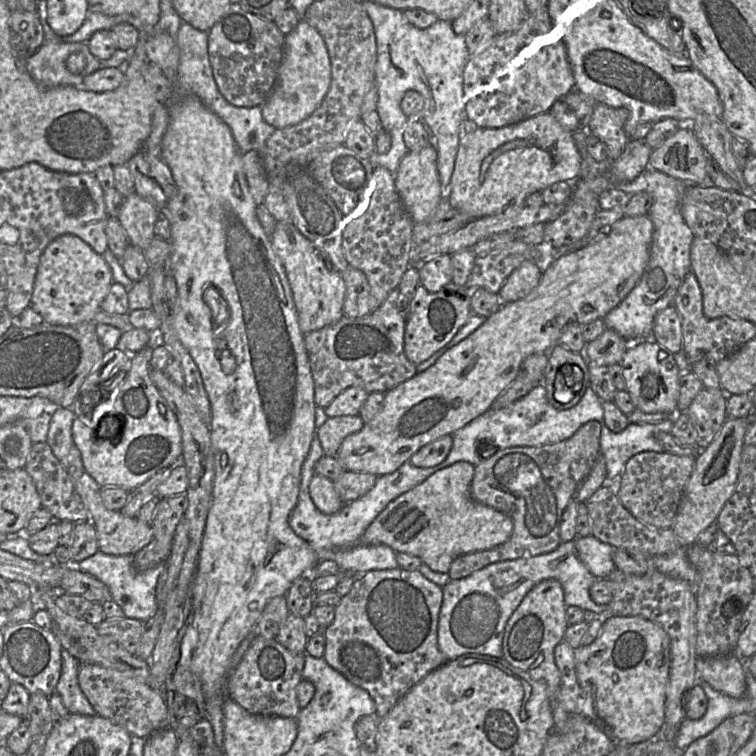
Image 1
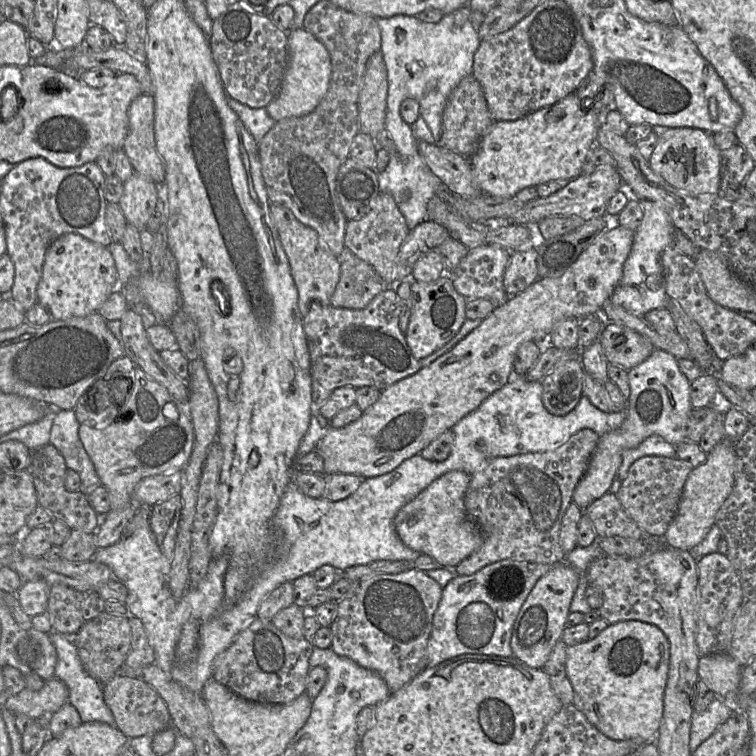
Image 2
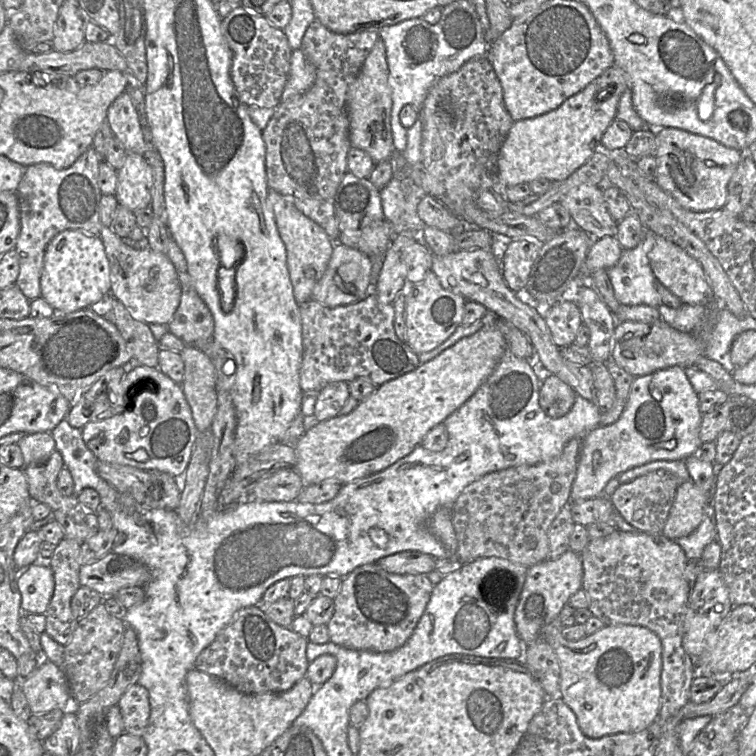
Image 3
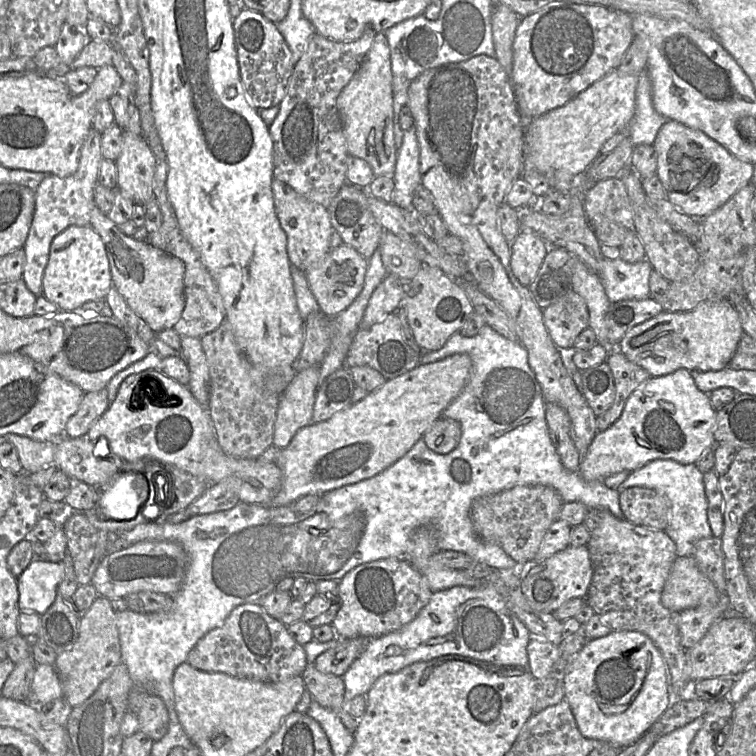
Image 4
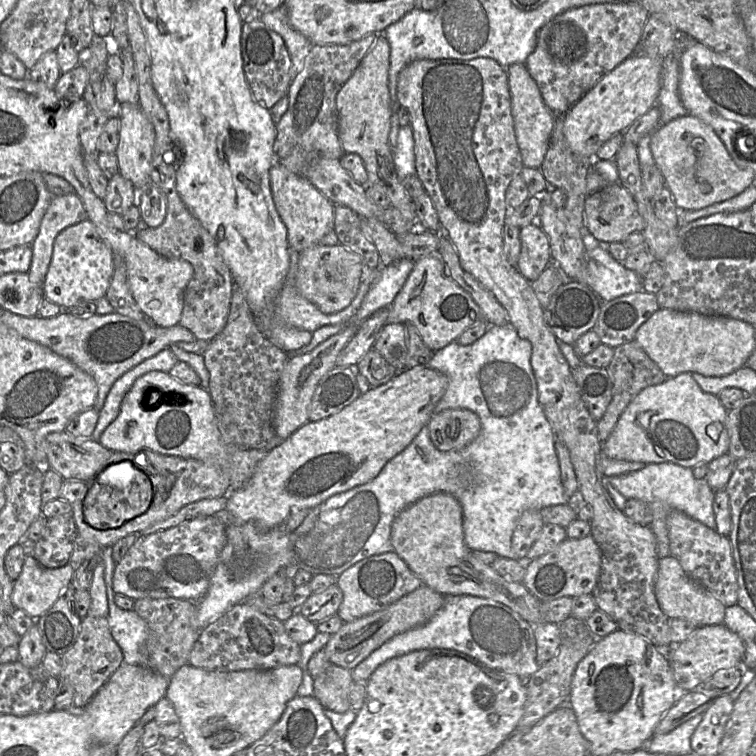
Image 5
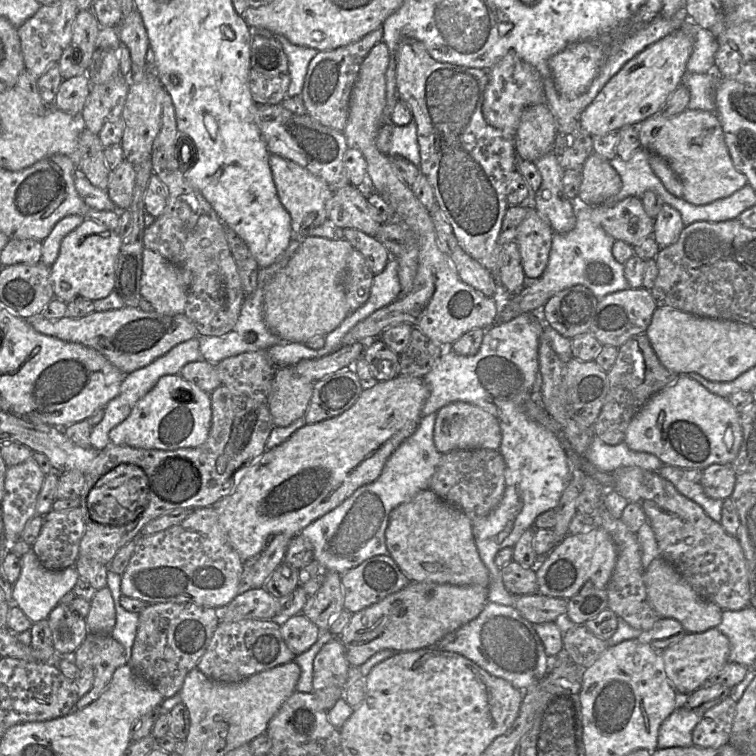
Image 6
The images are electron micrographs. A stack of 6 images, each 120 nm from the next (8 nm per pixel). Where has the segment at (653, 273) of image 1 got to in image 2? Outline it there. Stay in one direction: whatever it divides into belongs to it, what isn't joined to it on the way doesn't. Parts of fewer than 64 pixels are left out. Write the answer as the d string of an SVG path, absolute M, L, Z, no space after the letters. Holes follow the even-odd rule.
M650 200L639 201L643 208L643 218L635 231L632 248L623 266L622 278L611 296L611 301L627 312L643 317L651 310L664 308L670 299L666 294L660 259L662 252L668 246L673 246L674 233L677 229L659 204Z

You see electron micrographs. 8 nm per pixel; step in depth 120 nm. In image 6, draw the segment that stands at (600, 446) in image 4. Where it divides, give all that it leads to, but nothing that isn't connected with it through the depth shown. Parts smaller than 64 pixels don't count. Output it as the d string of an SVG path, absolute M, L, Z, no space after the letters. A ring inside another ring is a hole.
M687 375L679 376L674 383L647 401L631 420L624 439L624 443L633 451L654 454L664 465L690 469L705 469L711 464L732 463L739 453L742 442L740 413L727 398L710 392Z

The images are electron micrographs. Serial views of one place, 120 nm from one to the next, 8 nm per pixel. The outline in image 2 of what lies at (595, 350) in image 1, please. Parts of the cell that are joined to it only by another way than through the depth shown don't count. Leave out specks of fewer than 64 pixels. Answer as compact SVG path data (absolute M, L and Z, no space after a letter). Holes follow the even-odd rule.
M605 323L600 343L610 365L626 371L642 363L656 349L644 336L614 323Z

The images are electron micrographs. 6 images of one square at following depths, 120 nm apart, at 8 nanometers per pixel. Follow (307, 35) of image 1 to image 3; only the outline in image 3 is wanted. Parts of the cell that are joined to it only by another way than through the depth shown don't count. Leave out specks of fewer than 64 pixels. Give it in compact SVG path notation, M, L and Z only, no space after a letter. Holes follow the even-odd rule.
M292 50L289 74L281 95L281 102L309 90L315 78L315 68L307 61L302 50Z

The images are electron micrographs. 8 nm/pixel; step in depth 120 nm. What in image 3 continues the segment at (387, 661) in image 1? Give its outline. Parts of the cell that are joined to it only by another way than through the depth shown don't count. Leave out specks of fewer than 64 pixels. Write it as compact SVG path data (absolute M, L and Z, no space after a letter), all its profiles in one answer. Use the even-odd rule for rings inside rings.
M376 562L369 563L357 567L342 579L342 585L338 595L334 598L334 613L330 621L327 623L327 629L330 637L330 642L352 650L372 651L372 652L391 652L403 646L412 635L417 626L425 608L430 600L434 585L428 579L426 574L393 574L389 573L380 567Z

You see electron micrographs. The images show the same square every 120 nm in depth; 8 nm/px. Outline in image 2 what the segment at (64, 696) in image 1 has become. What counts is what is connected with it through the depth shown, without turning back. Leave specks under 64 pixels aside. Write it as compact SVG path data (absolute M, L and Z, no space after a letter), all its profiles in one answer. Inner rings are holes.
M53 629L47 634L57 653L55 677L67 686L68 703L75 707L83 723L101 722L114 725L114 717L104 701L102 685L86 672L73 642Z

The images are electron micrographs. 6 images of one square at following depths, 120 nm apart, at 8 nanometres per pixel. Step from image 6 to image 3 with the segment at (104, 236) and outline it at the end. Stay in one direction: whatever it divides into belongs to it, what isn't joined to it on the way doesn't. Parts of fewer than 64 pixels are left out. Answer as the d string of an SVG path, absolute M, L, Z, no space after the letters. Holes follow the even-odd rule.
M78 230L57 234L46 247L40 290L41 298L58 313L87 309L110 295L110 264L100 236Z

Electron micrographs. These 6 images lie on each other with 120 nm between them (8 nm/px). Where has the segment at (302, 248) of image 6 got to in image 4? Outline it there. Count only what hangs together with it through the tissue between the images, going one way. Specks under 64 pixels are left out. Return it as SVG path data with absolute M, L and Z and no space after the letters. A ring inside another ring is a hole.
M343 243L330 249L320 260L304 271L308 287L324 315L333 317L354 301L362 290L367 265L367 259L354 248Z

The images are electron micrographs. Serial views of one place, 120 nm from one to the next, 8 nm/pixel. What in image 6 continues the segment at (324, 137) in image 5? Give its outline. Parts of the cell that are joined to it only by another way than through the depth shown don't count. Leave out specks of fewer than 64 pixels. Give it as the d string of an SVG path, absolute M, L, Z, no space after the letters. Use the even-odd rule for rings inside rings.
M383 26L369 32L356 42L333 50L319 51L310 61L301 98L305 112L323 126L343 132L349 113L349 101L360 66L370 50L383 40Z

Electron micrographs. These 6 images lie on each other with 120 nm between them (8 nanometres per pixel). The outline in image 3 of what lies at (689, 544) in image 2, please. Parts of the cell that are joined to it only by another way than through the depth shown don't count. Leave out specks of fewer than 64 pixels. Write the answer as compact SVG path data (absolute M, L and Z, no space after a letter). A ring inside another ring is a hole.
M692 480L685 481L677 488L661 534L671 540L685 537L697 529L707 513L713 514L711 491L702 490Z

